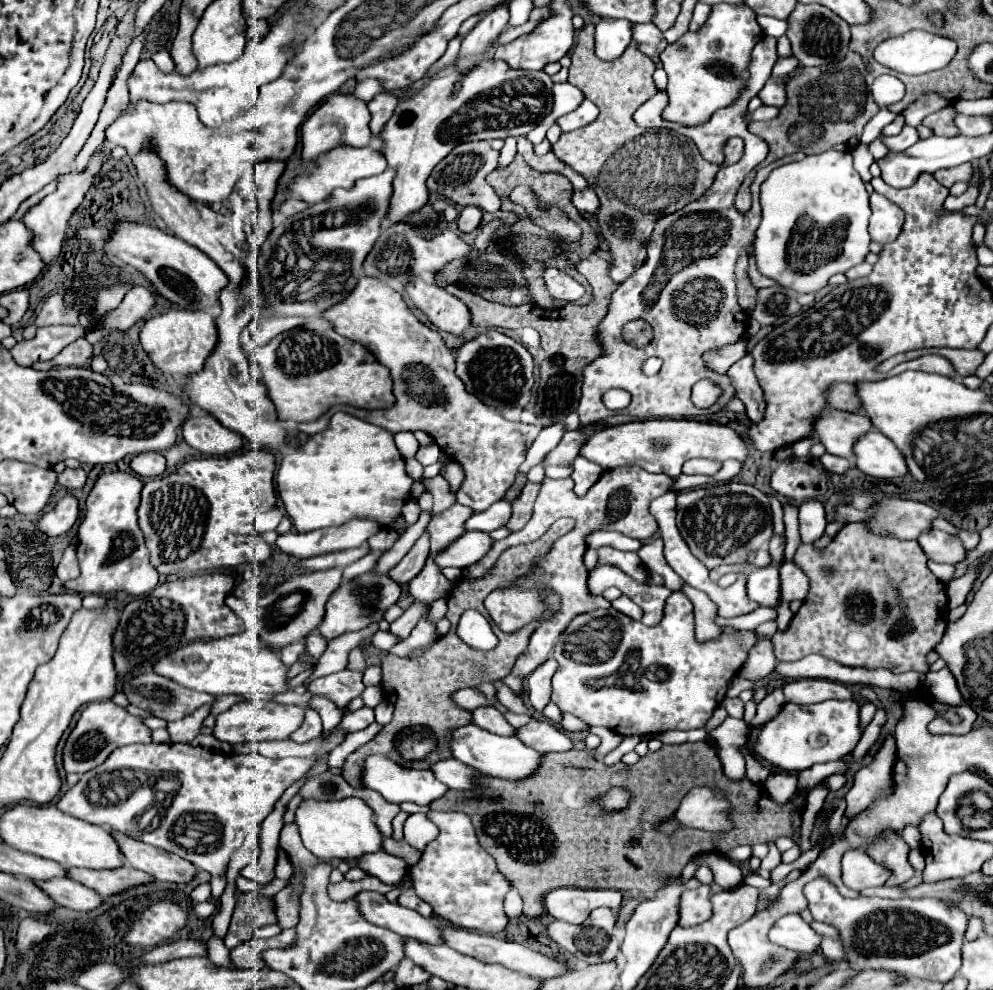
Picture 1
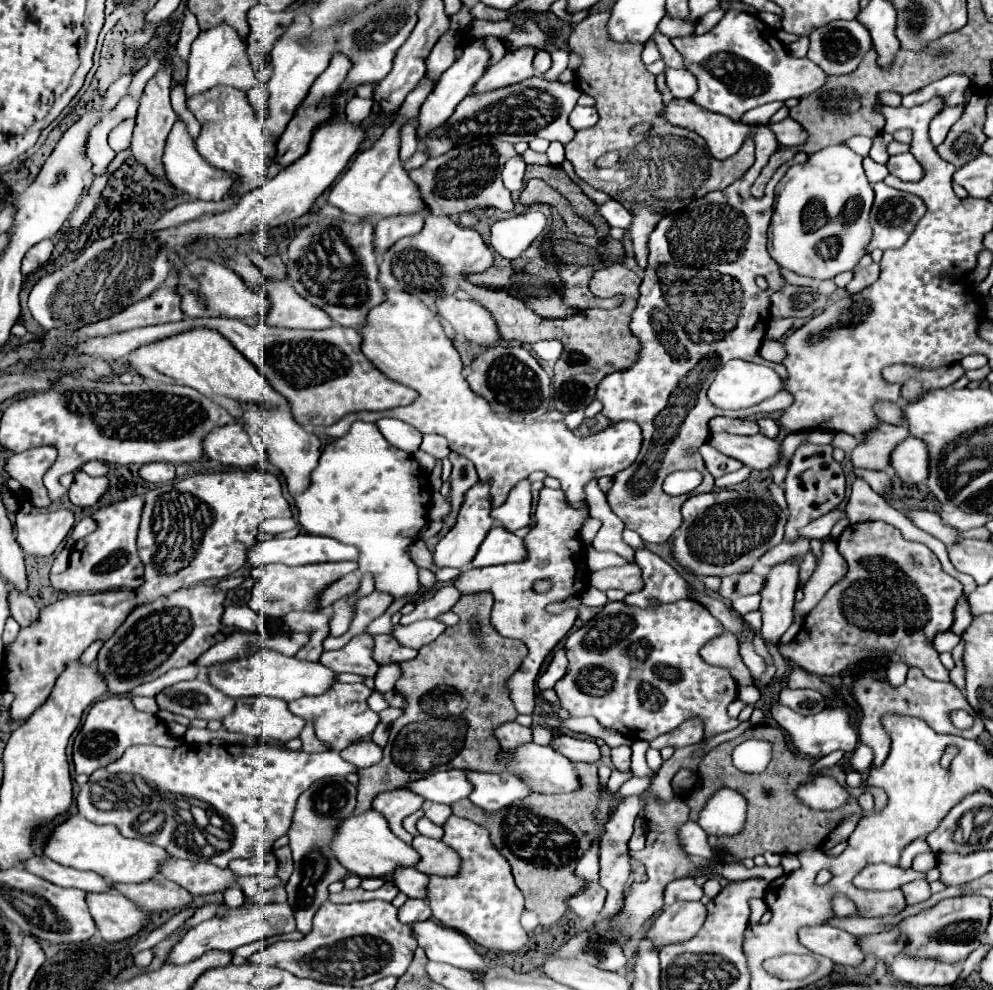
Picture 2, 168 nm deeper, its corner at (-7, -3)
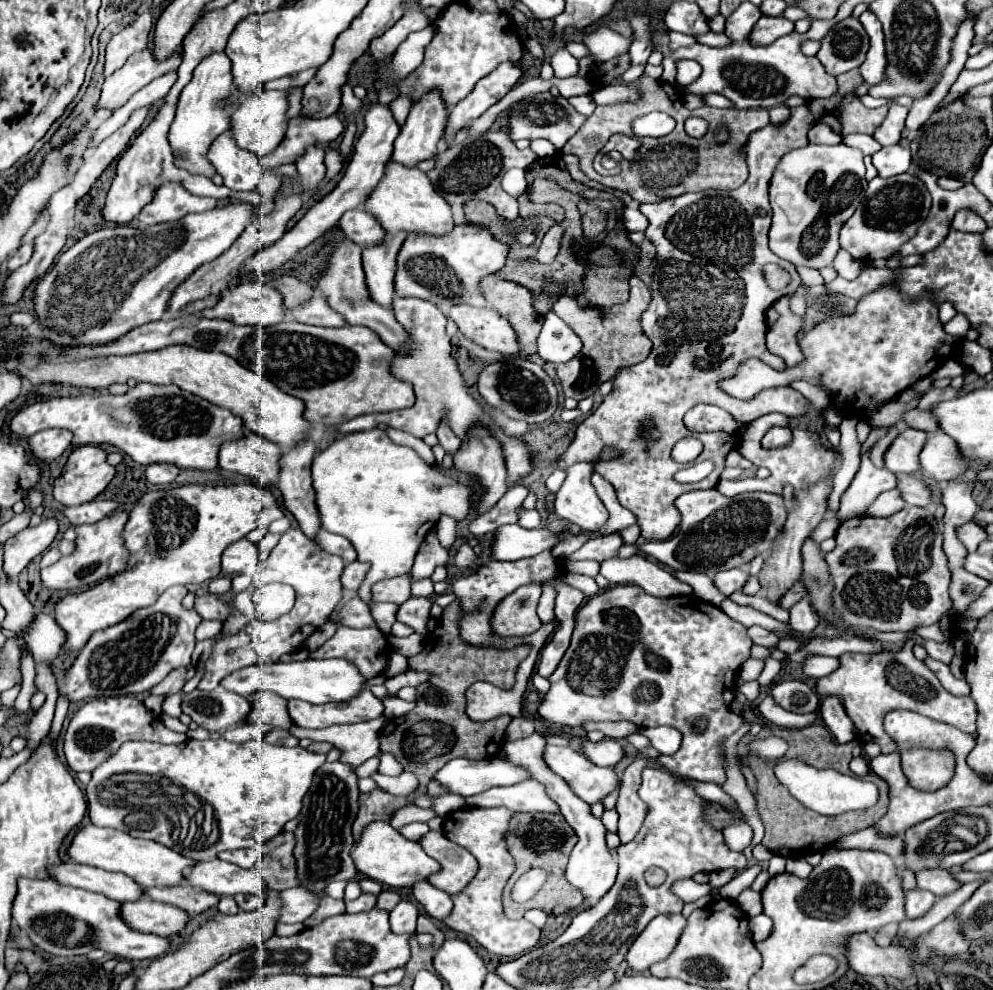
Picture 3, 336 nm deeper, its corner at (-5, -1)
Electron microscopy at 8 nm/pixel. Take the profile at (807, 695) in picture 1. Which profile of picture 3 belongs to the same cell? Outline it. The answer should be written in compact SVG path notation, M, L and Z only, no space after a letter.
M783 680L771 688L771 696L789 712L809 714L819 710L819 694L801 680Z

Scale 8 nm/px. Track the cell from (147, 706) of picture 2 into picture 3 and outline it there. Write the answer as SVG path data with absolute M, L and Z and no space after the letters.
M179 692L177 694L173 694L168 696L162 704L162 712L166 712L166 714L179 717L182 714L181 702L182 702L183 692Z

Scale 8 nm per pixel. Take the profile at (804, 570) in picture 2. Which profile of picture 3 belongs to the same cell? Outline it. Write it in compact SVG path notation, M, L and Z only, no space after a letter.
M799 581L797 582L793 588L781 598L781 602L779 602L779 606L790 609L793 604L797 603L802 598L806 597L808 594L807 589L804 584Z

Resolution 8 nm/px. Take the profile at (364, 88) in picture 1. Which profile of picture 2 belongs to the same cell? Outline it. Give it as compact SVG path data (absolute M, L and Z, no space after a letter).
M351 98L349 104L345 106L345 116L347 116L347 122L353 122L353 124L359 124L361 120L365 120L369 114L371 114L371 106L373 106L373 100L363 100L363 98Z

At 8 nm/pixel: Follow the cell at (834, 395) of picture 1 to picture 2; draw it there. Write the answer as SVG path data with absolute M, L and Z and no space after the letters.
M879 402L875 414L887 424L903 424L903 406L899 402Z

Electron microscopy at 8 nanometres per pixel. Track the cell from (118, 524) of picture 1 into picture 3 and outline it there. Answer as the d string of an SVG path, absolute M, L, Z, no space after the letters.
M119 510L103 518L101 522L93 524L91 528L75 528L77 540L75 550L69 556L63 556L57 564L41 570L41 582L47 588L59 588L59 590L79 590L83 586L93 586L99 580L113 578L117 574L123 574L129 564L129 550L125 548L123 530L129 520L129 512Z

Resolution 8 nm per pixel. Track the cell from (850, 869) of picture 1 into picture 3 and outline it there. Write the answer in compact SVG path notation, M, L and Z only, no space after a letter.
M941 868L919 870L919 872L915 872L915 880L917 880L917 888L931 890L935 896L949 894L949 892L957 890L957 886L961 886L957 880L951 878L951 874L947 870L941 870Z

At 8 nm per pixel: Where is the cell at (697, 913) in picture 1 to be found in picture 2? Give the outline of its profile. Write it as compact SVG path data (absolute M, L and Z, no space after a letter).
M675 902L651 922L645 940L651 942L655 950L667 944L681 944L699 932L705 916L707 910L701 902Z

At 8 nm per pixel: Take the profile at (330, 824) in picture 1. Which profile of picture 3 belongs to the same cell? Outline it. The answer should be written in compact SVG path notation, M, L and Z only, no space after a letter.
M389 822L367 824L361 838L353 844L351 858L363 876L393 888L411 888L415 882L427 880L429 874L439 870L439 864L433 858L429 858L417 842L403 838Z

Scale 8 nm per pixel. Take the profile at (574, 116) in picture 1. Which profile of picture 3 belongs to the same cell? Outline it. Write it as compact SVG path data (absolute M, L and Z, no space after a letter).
M575 96L575 98L569 98L569 102L583 116L591 116L595 110L595 102L589 96Z

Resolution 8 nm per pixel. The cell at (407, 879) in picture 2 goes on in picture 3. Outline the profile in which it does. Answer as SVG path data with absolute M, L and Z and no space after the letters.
M427 880L417 882L417 884L411 888L411 892L413 892L413 896L417 898L417 902L423 906L423 910L425 910L429 916L437 918L437 920L441 920L441 918L443 918L445 914L449 914L451 908L453 908L451 896L449 896L447 892L435 888L435 886L429 884Z

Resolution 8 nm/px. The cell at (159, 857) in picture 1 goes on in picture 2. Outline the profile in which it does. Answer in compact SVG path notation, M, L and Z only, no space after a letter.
M171 858L161 866L161 874L167 880L177 882L193 896L207 896L223 892L235 884L235 874L229 868L219 868L207 862L191 862Z

